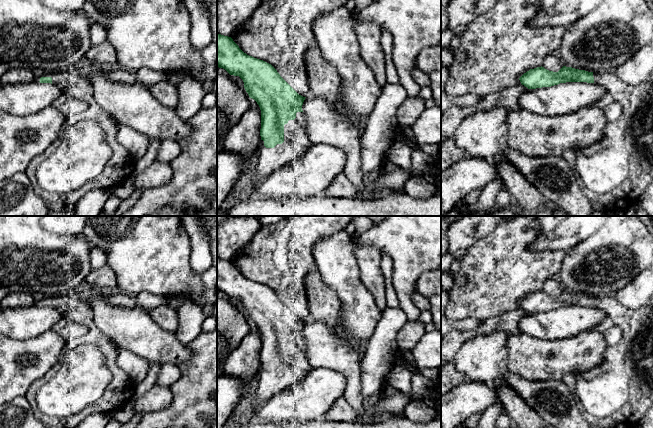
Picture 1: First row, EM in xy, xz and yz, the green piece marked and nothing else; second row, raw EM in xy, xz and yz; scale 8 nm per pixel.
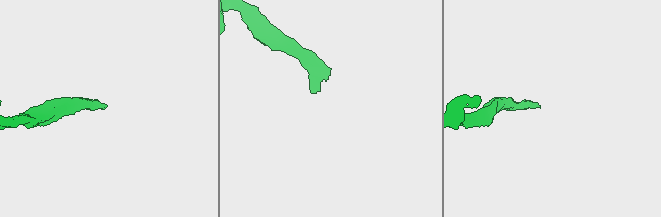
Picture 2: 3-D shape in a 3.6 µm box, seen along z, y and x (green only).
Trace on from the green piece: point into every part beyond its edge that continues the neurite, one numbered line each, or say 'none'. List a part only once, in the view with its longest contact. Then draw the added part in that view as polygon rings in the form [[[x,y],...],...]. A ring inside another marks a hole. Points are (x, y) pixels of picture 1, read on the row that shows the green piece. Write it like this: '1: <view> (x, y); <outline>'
1: xz (296, 142); [[[297,112],[294,120],[284,125],[284,142],[274,148],[266,148],[264,141],[260,141],[259,158],[256,164],[256,181],[253,196],[258,186],[275,171],[294,162],[304,154],[312,142],[309,139],[303,112]]]

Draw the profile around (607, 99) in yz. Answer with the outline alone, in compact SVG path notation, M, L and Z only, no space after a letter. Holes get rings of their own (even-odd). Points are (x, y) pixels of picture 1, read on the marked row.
M606 93L598 101L596 101L593 104L593 106L604 108L604 107L610 105L614 101L615 100L613 99L613 97L609 93Z

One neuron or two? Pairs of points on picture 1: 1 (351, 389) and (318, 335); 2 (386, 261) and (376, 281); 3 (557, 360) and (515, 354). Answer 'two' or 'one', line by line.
1: one
2: two
3: one

